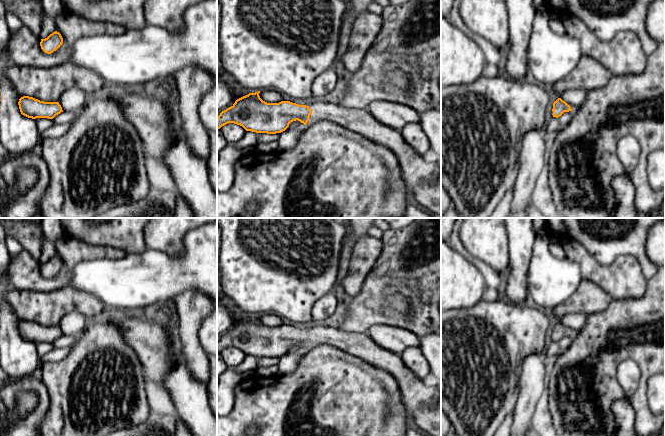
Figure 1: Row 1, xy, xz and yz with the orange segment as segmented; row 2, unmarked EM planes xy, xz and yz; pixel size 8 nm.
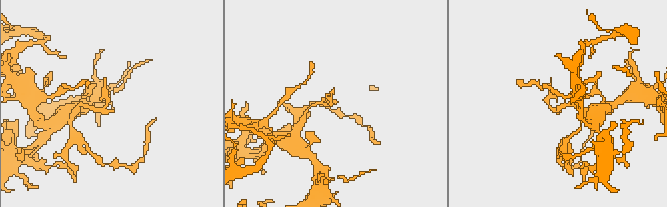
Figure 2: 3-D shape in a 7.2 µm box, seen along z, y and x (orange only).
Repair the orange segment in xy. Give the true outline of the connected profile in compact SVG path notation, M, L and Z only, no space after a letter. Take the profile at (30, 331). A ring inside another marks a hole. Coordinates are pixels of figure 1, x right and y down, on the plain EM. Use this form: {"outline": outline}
{"outline": "M29 320L21 321L18 329L21 338L32 343L53 343L56 339L63 336L59 326L44 326Z"}

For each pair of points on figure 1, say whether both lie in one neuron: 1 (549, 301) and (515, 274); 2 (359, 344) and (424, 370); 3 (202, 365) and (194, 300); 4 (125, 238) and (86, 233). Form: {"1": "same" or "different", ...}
{"1": "different", "2": "different", "3": "same", "4": "same"}

